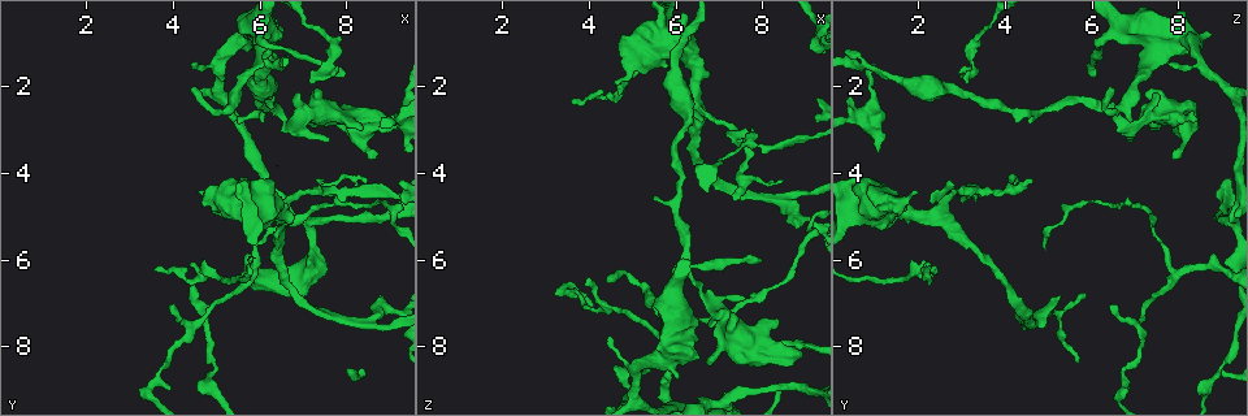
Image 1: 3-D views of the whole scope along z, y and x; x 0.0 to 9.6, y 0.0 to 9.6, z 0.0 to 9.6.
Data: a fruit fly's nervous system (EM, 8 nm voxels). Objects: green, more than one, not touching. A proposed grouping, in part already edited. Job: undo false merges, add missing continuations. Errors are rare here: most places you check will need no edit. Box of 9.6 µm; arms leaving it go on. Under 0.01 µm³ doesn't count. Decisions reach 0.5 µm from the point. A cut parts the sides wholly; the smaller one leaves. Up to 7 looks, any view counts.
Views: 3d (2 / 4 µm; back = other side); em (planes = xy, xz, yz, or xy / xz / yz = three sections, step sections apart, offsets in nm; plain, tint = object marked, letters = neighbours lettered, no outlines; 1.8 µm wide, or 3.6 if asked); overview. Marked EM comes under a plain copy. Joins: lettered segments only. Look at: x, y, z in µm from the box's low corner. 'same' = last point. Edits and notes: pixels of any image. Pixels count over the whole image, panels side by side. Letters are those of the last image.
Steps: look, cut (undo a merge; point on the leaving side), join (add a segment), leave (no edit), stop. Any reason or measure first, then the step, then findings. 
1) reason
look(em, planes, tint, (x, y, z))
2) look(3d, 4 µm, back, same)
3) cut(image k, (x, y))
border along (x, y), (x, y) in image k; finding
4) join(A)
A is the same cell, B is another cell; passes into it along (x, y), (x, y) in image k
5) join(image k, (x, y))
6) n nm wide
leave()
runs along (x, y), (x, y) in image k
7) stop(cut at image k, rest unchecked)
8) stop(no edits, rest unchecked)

a fork
look(em, planes, letters, (4.80, 6.30, 1.85))

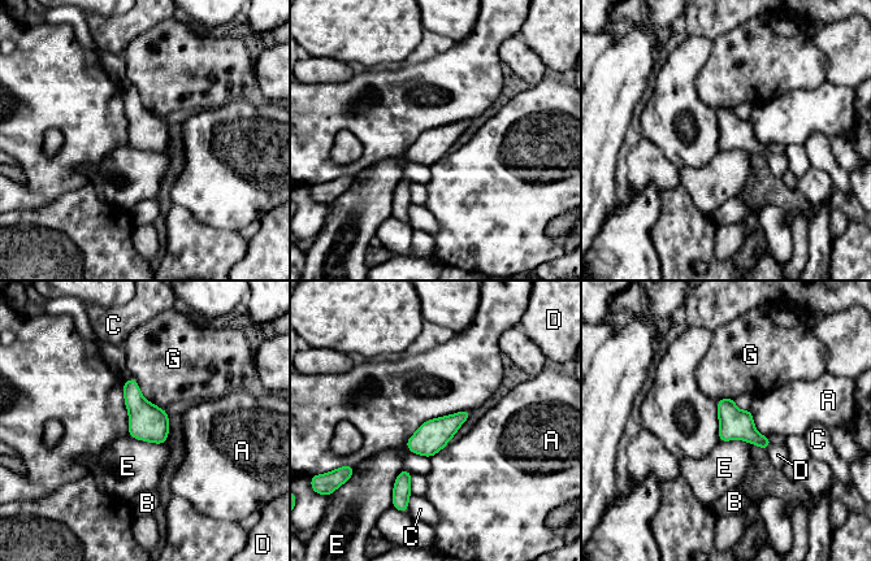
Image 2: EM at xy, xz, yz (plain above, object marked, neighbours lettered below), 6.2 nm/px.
leave()
A, B, C, D, E and G are other cells; border along (402, 470), (394, 482), (391, 505) in image 2; continuous, no second neuron

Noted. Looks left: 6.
free end
look(3d, 4 µm, back, (7.15, 1.90, 3.15))

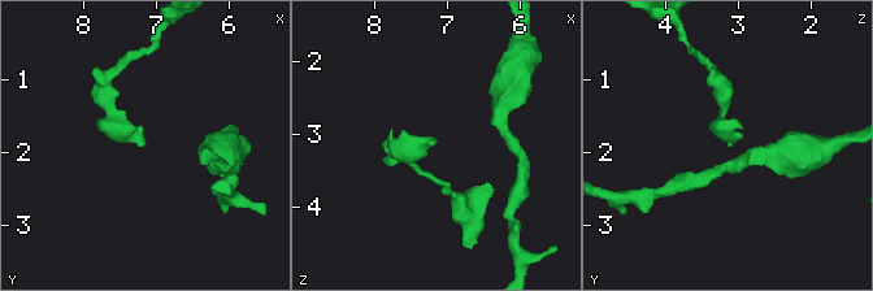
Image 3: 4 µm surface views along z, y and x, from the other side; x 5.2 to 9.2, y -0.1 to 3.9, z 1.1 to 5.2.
look(em, planes, tint, (7.20, 1.90, 3.15))

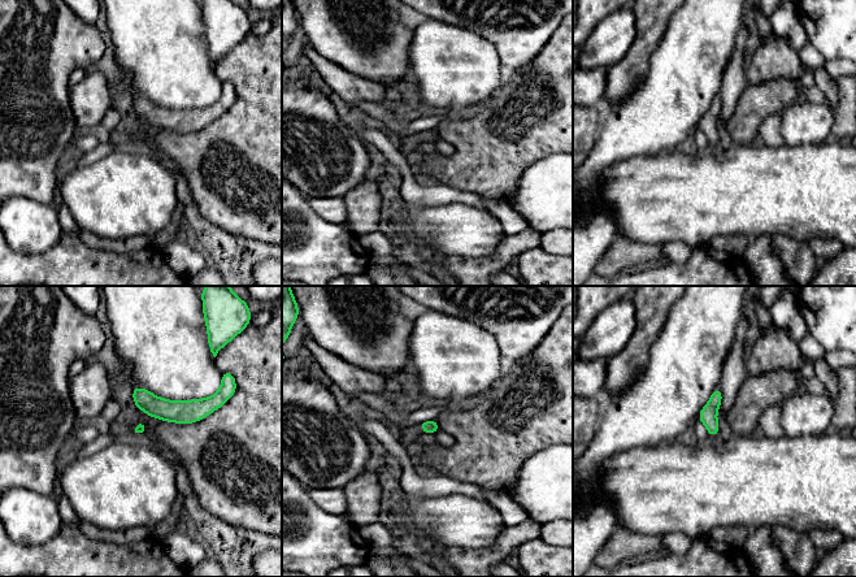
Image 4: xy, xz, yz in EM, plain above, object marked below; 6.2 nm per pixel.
look(em, planes, letters, same)

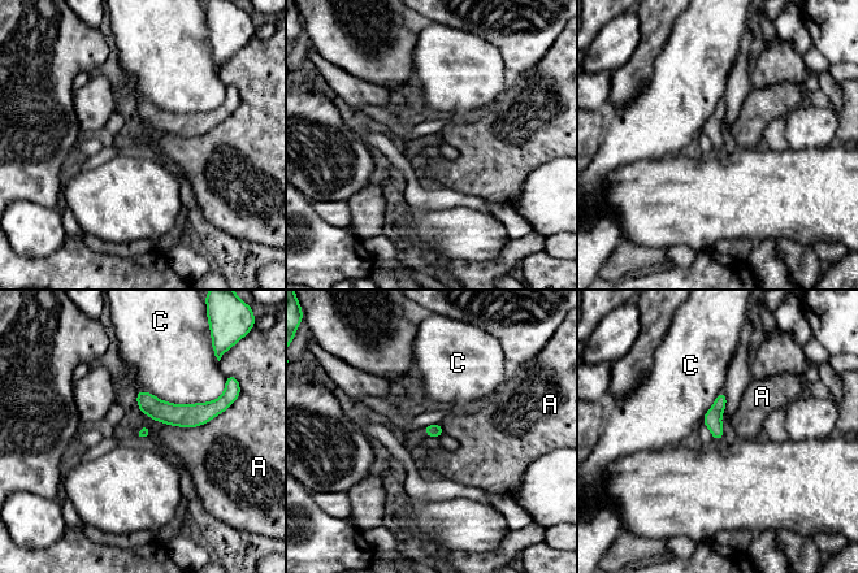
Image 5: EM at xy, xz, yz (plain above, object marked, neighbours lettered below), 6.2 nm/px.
leave()
A and C are other cells; border along (226, 408), (195, 426), (168, 425) in image 5; none of them fits

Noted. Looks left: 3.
branch stops here
look(3d, 2 µm, (6.95, 2.10, 7.50))

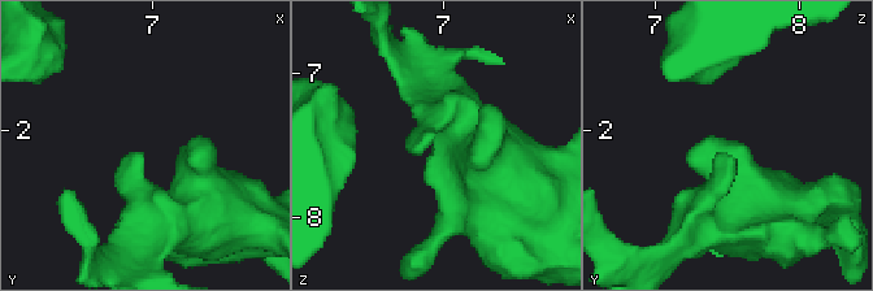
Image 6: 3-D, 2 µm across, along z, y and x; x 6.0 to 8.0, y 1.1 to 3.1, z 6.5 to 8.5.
now the EM
look(em, planes, letters, (6.88, 2.14, 7.46))

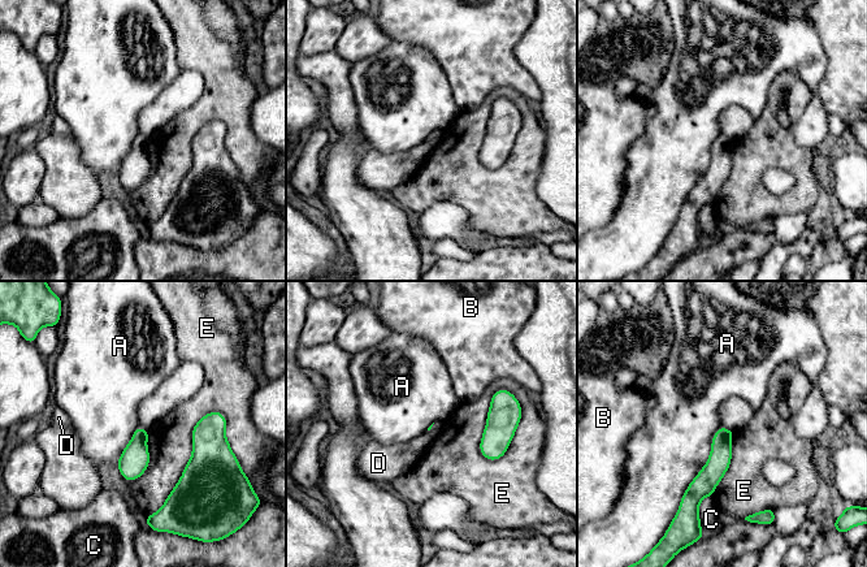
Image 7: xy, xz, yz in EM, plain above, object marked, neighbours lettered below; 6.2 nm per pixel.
leave()
A, B, C, D and E are other cells; border along (720, 425), (709, 459), (679, 506) in image 7; no lettered segment goes on from it

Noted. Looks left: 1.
stop(no edits, rest unchecked)

